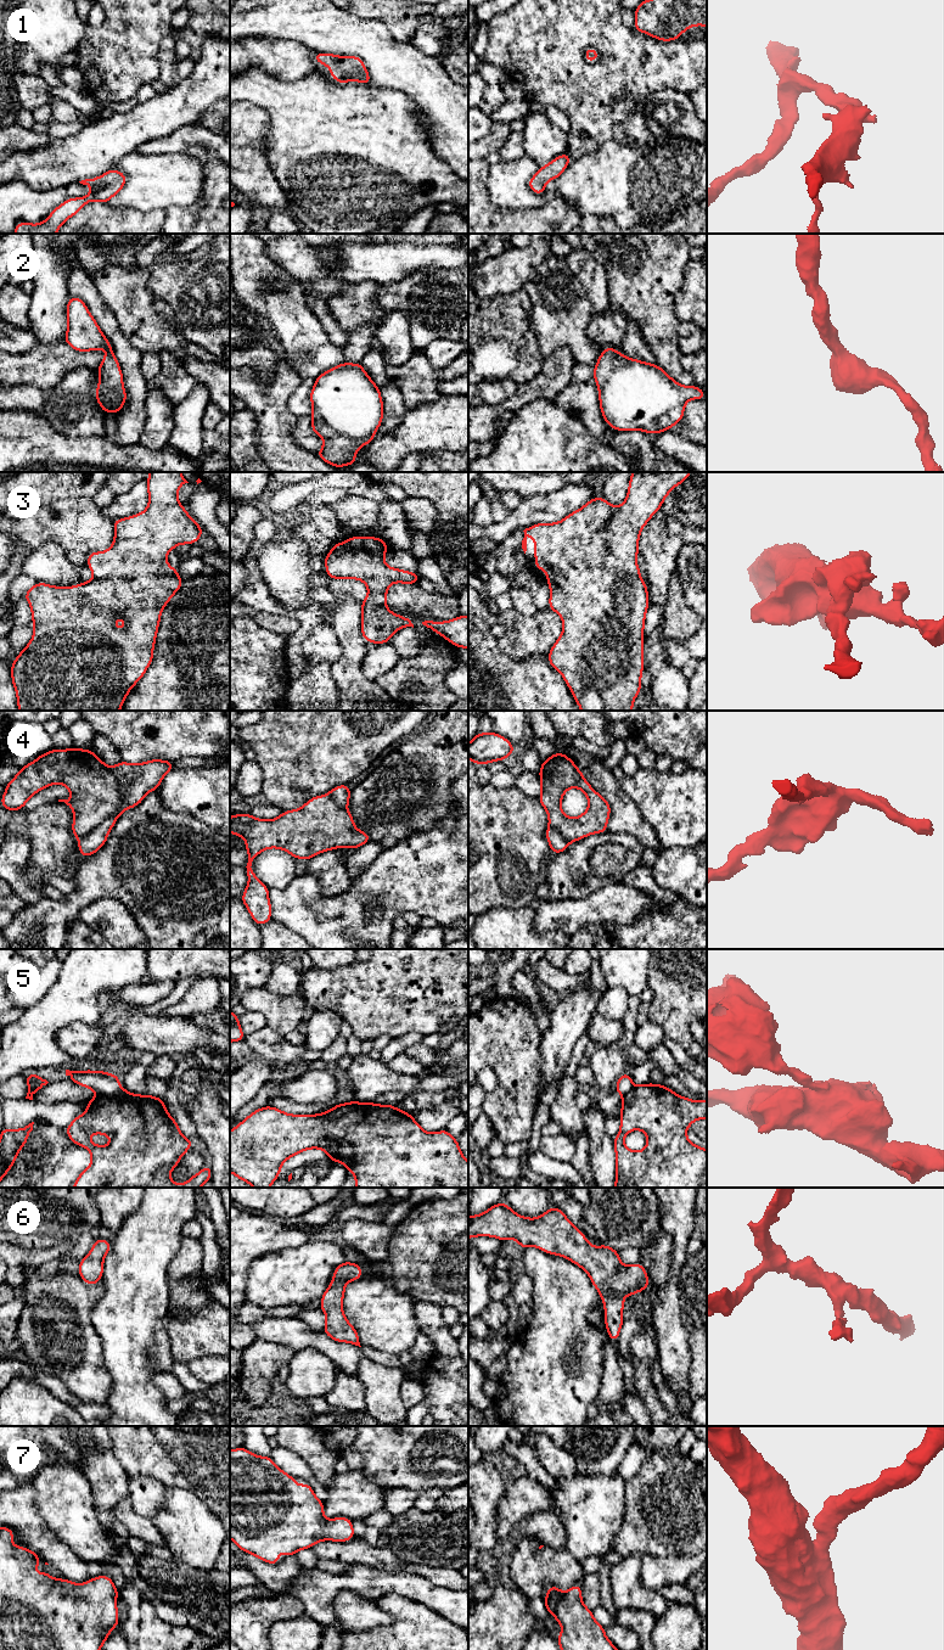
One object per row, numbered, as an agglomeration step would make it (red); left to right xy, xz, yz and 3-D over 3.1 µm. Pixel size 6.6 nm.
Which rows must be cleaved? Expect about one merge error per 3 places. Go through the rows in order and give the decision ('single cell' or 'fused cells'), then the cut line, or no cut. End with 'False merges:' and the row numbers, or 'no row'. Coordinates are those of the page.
1: single cell; no cut
2: single cell; no cut
3: single cell; no cut
4: fused cells; cut in xy along (110, 768), (119, 789), (121, 808), (106, 817), (79, 840)
5: fused cells; cut in xy along (119, 1086), (112, 1094), (97, 1095)
6: single cell; no cut
7: single cell; no cut
False merges: 4, 5

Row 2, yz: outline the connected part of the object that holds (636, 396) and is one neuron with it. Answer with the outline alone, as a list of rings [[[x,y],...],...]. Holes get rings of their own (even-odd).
[[[606,347],[594,367],[594,380],[599,387],[600,409],[608,426],[616,431],[640,430],[644,433],[662,433],[684,417],[685,403],[707,399],[701,387],[686,387],[674,381],[657,364],[628,359],[612,347]]]

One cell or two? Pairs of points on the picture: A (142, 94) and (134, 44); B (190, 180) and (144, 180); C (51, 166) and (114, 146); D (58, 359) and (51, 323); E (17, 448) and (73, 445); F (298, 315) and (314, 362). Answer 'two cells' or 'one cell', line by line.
A: two cells
B: one cell
C: one cell
D: two cells
E: one cell
F: one cell

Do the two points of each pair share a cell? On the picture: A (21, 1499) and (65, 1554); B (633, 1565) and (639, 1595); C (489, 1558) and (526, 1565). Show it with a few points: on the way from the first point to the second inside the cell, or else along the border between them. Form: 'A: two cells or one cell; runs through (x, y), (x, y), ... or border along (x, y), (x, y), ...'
A: one cell; runs through (21, 1515), (49, 1545)
B: one cell; runs through (633, 1572), (633, 1588)
C: two cells; border along (504, 1552), (505, 1562)

